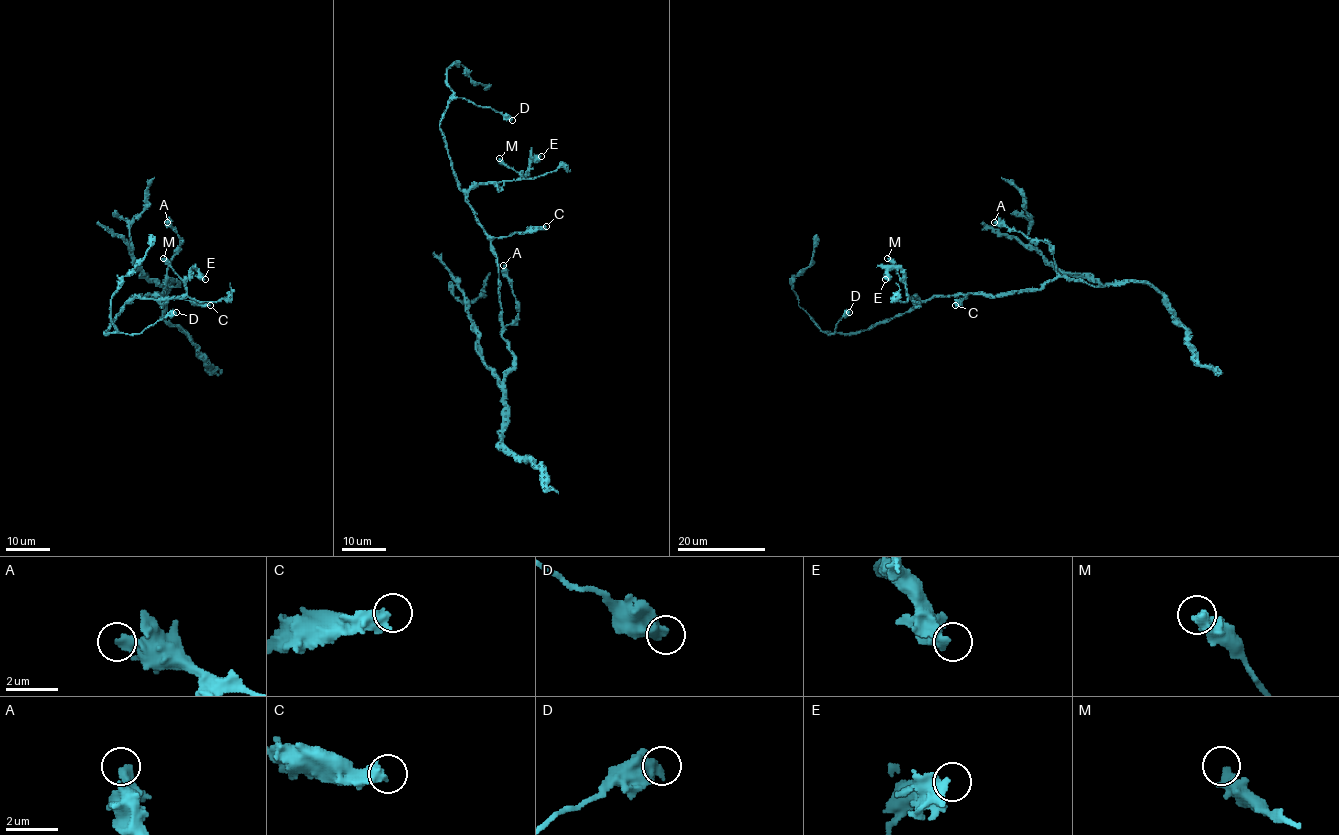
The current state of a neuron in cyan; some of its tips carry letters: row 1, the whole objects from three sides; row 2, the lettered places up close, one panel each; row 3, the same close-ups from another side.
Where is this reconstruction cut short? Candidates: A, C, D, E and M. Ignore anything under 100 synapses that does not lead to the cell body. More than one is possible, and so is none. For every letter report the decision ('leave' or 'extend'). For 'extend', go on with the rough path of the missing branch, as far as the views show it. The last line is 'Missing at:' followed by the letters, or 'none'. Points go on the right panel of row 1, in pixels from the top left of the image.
A: leave
C: leave
D: leave
E: leave
M: leave
Missing at: none

